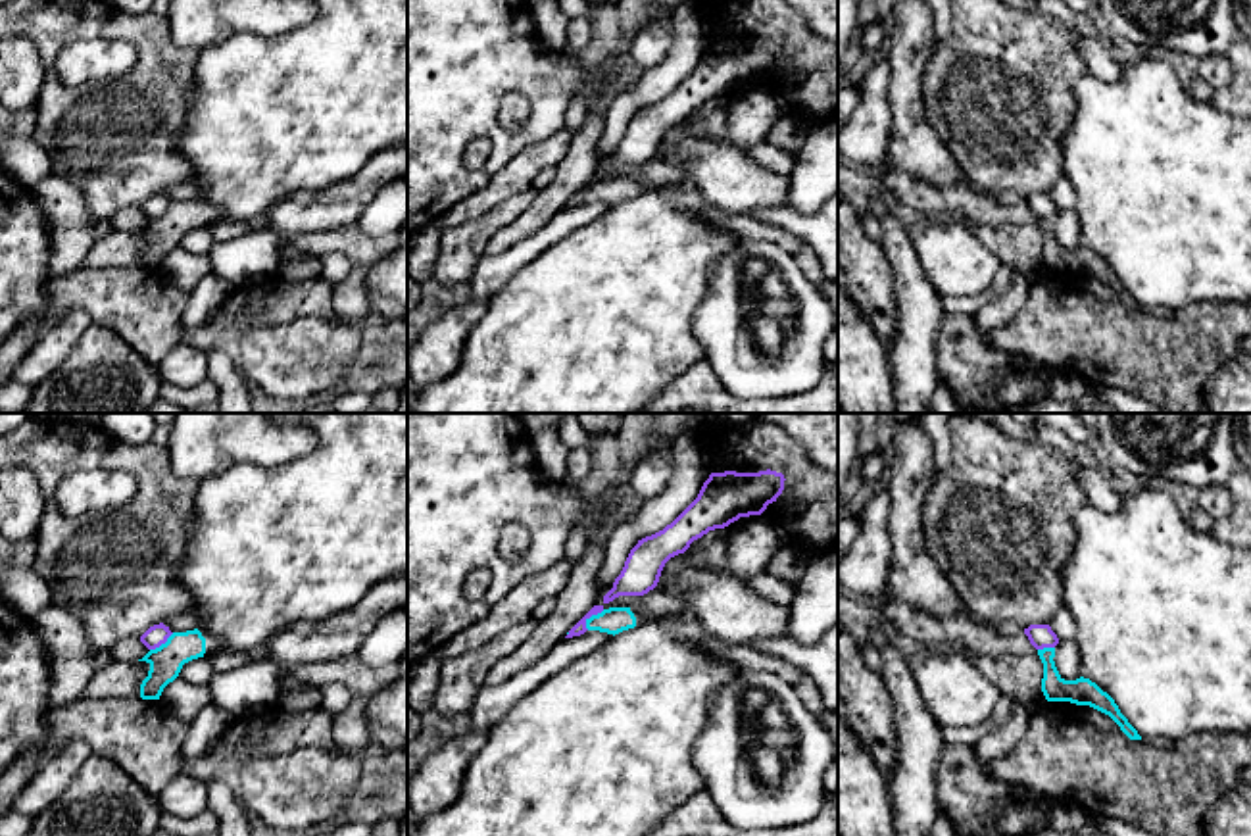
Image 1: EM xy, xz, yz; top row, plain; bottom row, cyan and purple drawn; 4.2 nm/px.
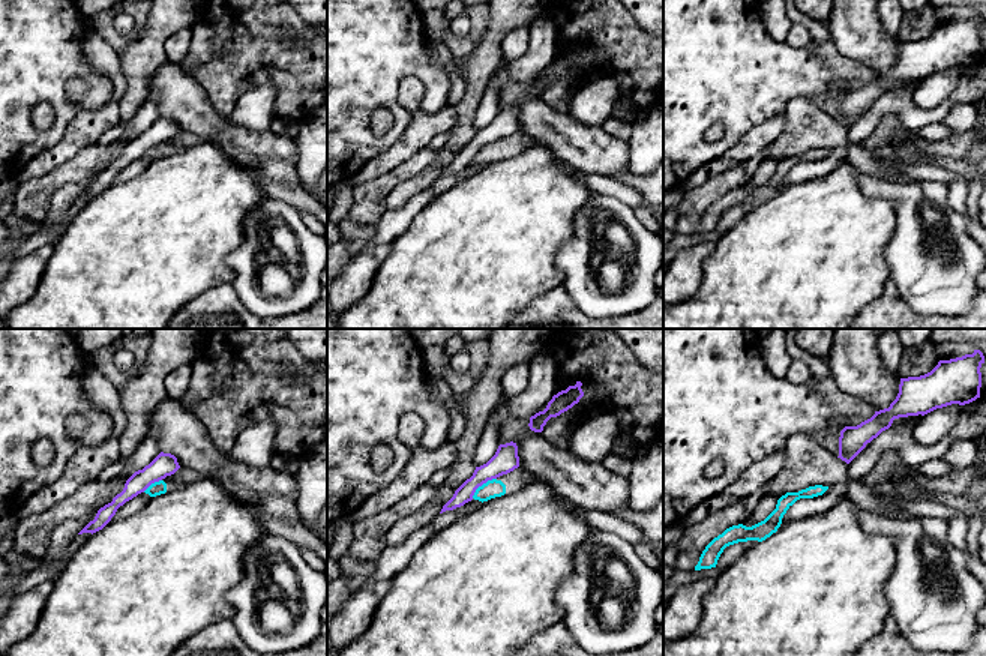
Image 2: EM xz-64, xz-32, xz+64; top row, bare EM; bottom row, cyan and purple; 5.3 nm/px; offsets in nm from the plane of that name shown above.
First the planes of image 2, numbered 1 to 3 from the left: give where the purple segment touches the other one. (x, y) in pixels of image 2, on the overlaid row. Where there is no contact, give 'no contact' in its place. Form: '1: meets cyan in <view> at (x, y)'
1: meets cyan in xz-64 at (152, 484)
2: meets cyan in xz-32 at (483, 484)
3: no contact

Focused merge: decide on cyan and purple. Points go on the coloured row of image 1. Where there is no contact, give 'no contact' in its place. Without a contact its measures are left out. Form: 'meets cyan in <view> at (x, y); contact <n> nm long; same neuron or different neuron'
meets cyan in xz at (592, 615); contact 120 nm long; different neuron

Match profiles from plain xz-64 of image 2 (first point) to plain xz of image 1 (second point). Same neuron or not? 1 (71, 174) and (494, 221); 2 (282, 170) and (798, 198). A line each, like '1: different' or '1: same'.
1: same
2: different

